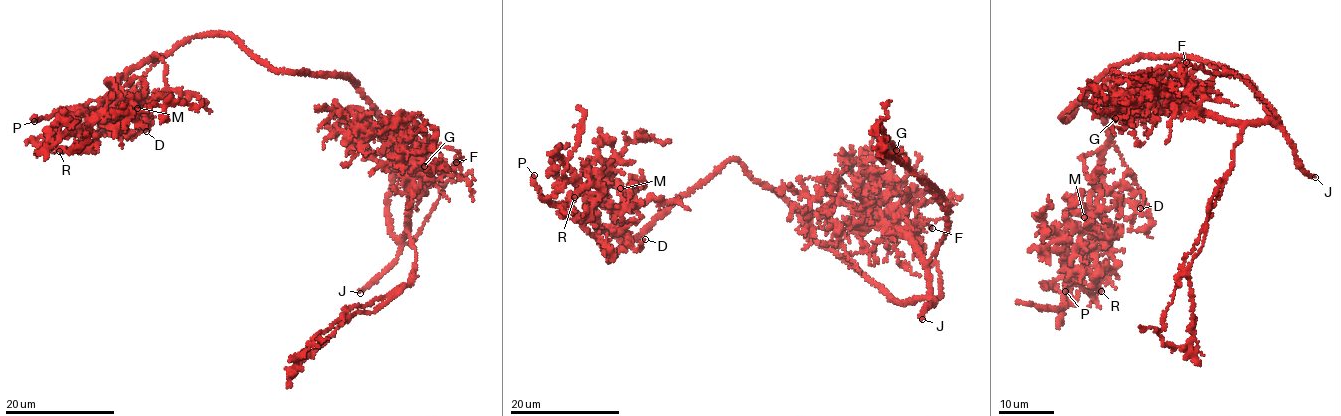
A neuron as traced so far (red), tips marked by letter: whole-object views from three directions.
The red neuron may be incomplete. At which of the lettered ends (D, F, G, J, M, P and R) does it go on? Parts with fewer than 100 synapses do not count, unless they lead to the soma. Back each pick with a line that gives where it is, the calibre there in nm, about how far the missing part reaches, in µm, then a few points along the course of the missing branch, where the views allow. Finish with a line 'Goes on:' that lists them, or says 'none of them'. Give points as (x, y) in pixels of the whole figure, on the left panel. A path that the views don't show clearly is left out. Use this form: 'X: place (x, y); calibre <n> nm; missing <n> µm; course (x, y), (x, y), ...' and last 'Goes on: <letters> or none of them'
J: place (360, 293); calibre 360 nm; missing 110 µm; course (360, 293), (339, 296), (338, 281), (313, 268), (262, 157), (282, 74)
Goes on: J

